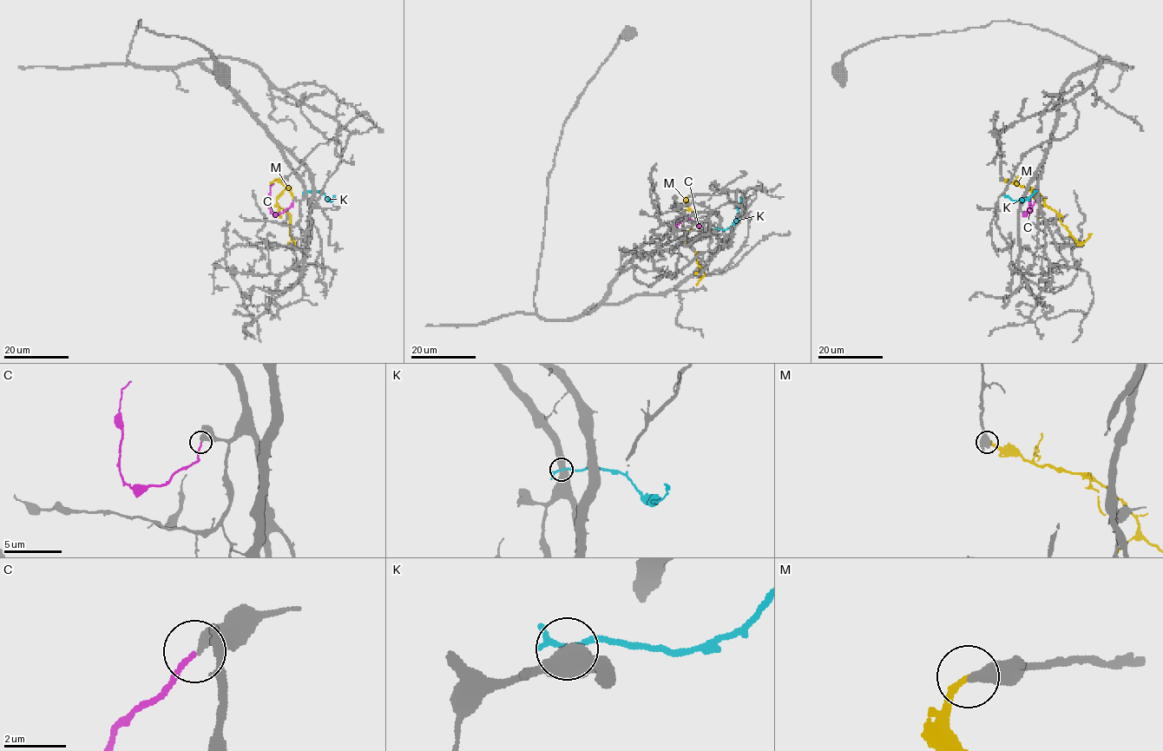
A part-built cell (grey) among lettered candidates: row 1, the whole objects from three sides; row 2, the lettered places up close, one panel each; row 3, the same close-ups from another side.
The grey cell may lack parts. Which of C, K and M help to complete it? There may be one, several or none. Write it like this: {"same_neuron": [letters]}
{"same_neuron": ["C"]}

